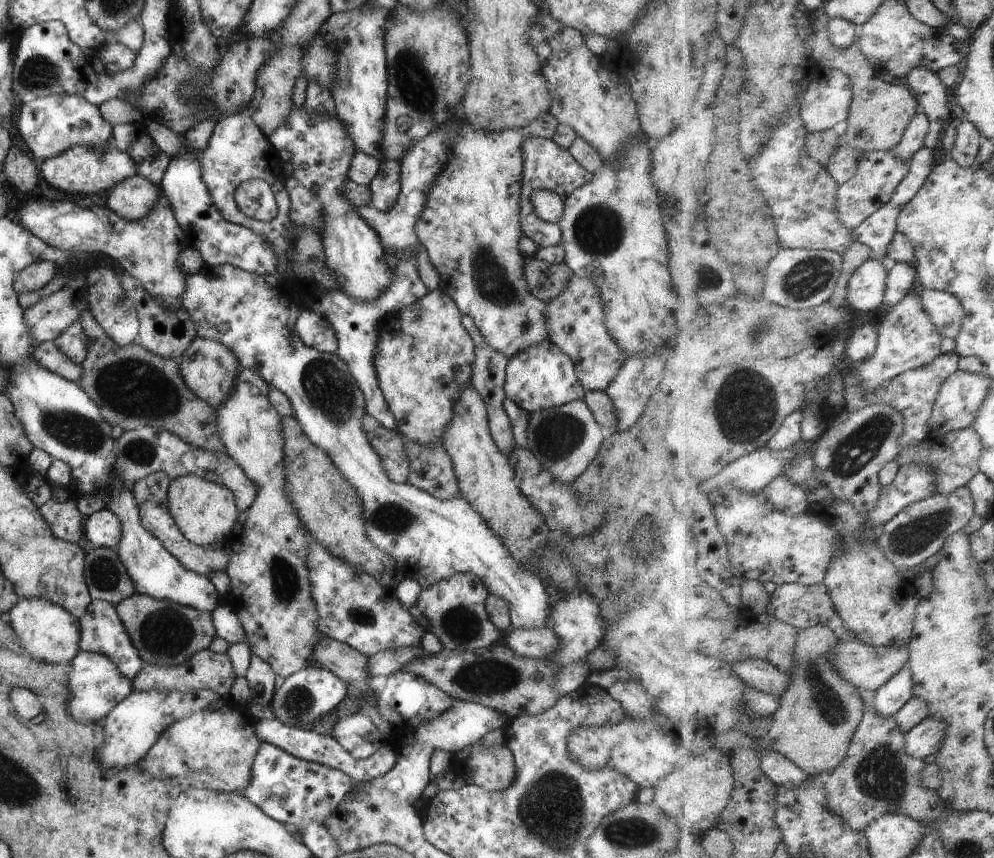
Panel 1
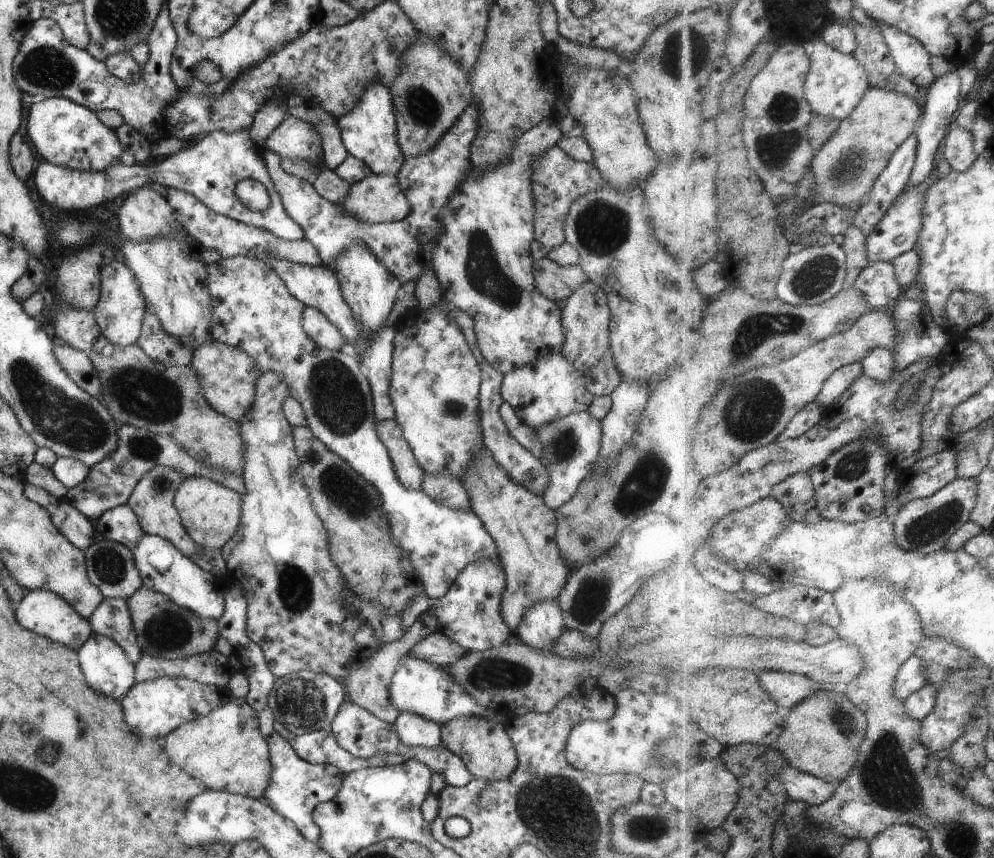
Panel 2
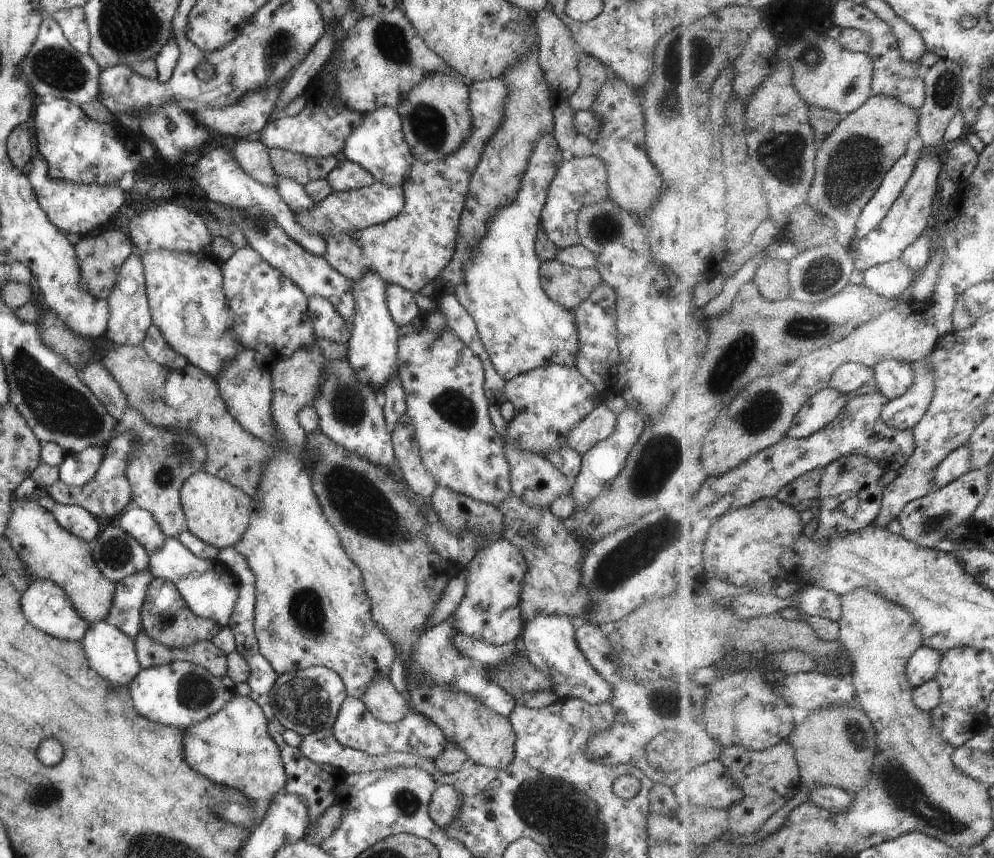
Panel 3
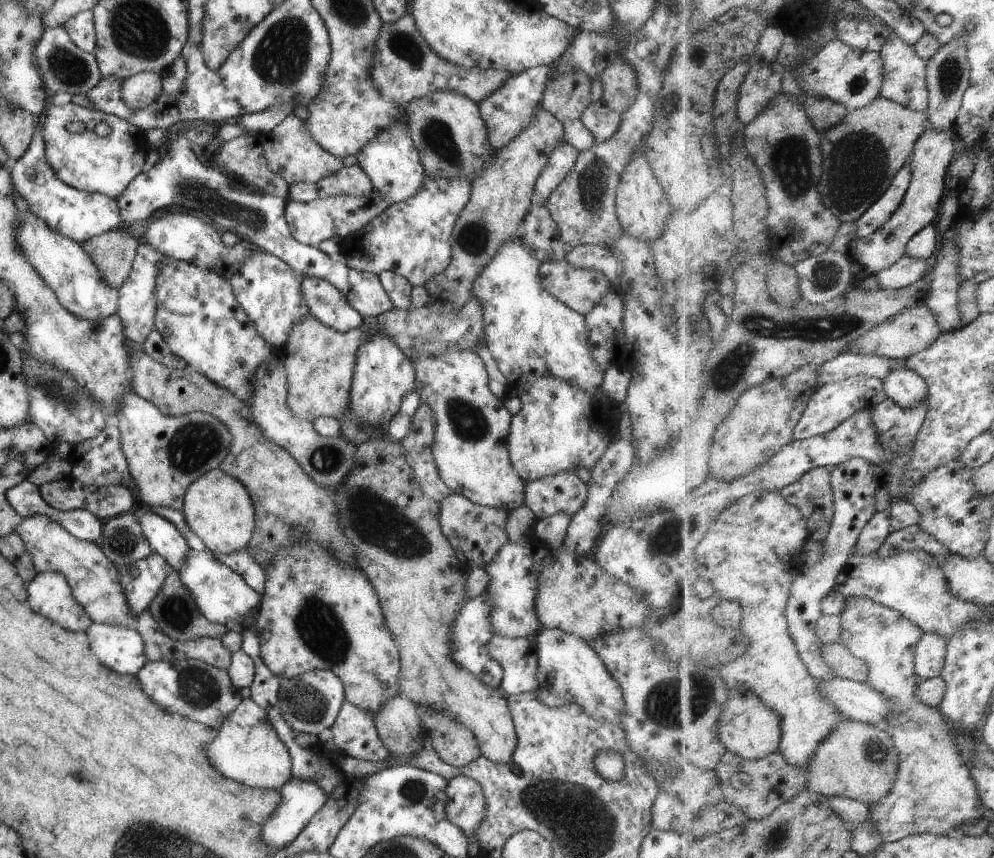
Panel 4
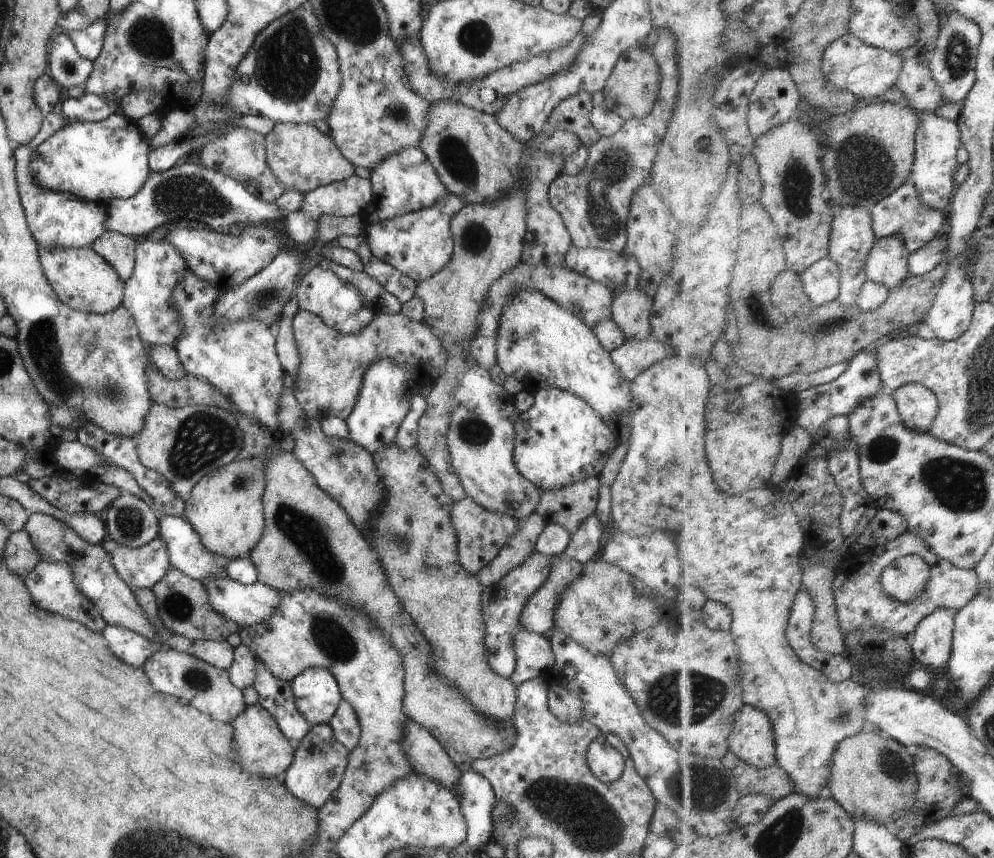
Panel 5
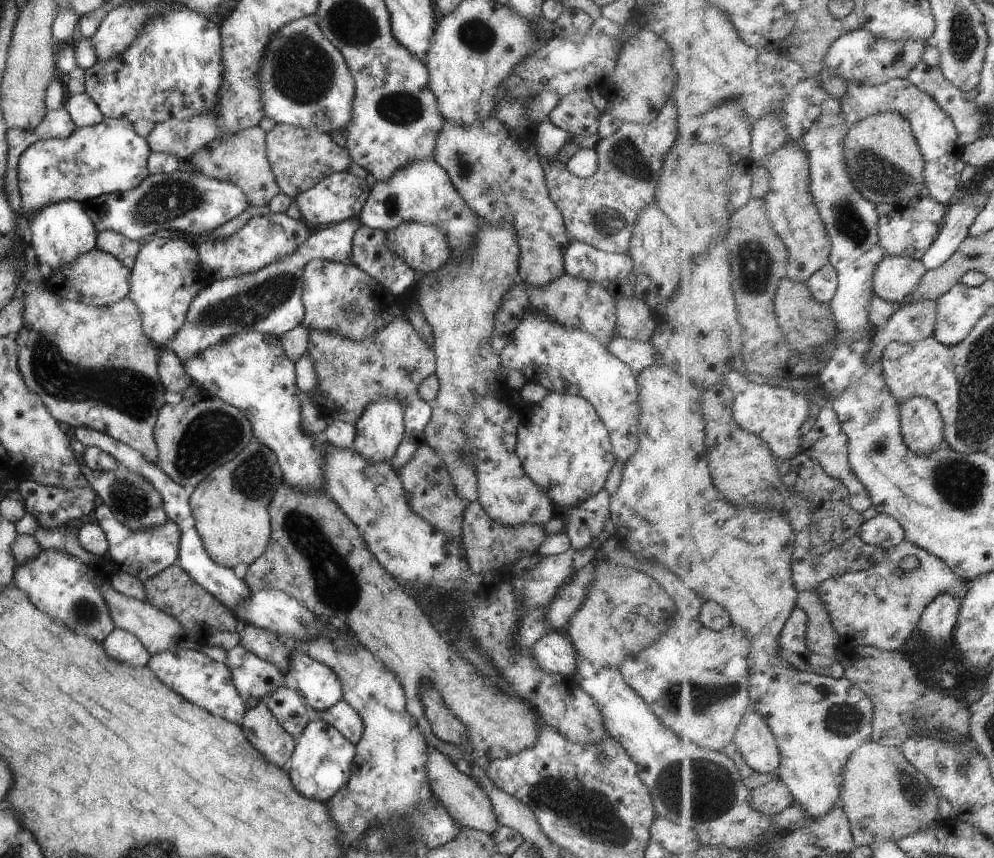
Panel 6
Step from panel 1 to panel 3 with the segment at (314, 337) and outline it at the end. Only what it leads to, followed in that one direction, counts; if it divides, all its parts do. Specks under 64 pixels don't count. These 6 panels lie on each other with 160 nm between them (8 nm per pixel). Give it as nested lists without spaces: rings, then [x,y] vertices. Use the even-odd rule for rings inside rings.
[[[309,295],[307,302],[306,313],[315,337],[338,343],[349,340],[351,318],[342,317],[325,297]]]

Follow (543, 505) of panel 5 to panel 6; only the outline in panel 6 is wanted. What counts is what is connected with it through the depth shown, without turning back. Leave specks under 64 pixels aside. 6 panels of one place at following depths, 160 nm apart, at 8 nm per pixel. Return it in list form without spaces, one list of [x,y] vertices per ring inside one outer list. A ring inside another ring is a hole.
[[[605,489],[589,496],[575,506],[554,505],[554,514],[565,523],[564,533],[575,550],[586,549],[595,539],[603,538],[605,520],[609,518],[609,497]]]

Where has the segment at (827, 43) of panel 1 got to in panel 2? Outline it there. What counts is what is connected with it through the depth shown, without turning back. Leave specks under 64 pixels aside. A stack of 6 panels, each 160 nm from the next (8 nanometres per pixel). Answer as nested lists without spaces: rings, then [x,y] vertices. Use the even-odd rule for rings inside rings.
[[[871,87],[866,96],[855,108],[850,117],[840,121],[838,132],[818,150],[814,151],[814,162],[811,170],[816,178],[816,193],[812,200],[815,204],[833,203],[846,209],[857,211],[865,203],[870,192],[874,189],[875,181],[890,165],[891,157],[902,147],[902,144],[915,133],[915,124],[922,118],[922,108],[908,96],[889,89]]]

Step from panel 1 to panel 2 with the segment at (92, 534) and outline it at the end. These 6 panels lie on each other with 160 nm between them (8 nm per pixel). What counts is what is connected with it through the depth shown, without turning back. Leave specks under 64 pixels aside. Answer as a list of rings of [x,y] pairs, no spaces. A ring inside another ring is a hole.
[[[117,505],[101,514],[95,524],[95,532],[104,539],[126,546],[130,551],[145,534],[139,526],[136,514],[125,505]]]

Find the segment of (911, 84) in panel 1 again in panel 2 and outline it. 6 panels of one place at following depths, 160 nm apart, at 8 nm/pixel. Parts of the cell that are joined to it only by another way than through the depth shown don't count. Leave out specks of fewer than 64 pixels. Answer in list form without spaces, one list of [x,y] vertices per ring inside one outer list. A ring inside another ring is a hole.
[[[877,20],[876,23],[890,48],[897,68],[918,87],[931,87],[936,81],[936,76],[932,71],[932,56],[923,43],[917,37],[889,23]]]

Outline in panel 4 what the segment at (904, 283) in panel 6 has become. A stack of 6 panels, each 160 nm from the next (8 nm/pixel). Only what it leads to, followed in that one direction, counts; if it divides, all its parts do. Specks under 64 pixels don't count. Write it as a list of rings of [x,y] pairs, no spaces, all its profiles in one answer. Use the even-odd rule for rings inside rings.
[[[929,127],[915,144],[914,154],[909,161],[909,166],[913,170],[912,180],[903,205],[899,206],[899,212],[891,218],[891,222],[883,226],[883,230],[857,240],[853,250],[849,253],[853,263],[863,266],[870,276],[879,274],[881,270],[891,268],[893,264],[897,264],[901,258],[905,257],[910,241],[923,228],[936,224],[943,198],[952,185],[948,170],[953,163],[953,156],[955,156],[955,148],[953,148],[951,132]]]

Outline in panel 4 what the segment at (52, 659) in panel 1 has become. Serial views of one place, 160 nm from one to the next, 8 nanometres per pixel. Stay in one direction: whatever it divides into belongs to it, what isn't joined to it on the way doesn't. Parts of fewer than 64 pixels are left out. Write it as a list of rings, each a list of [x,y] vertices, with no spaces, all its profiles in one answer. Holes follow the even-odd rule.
[[[59,572],[37,573],[27,584],[31,610],[71,632],[84,632],[91,624],[83,608],[75,602],[71,589]]]

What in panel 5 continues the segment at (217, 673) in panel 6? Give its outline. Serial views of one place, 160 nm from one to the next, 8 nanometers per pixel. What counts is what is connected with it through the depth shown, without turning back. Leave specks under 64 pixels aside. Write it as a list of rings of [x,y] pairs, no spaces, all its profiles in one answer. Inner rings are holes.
[[[155,647],[141,668],[157,692],[183,699],[217,722],[230,723],[243,710],[241,691],[229,682],[227,670],[221,670],[194,656],[169,647]]]

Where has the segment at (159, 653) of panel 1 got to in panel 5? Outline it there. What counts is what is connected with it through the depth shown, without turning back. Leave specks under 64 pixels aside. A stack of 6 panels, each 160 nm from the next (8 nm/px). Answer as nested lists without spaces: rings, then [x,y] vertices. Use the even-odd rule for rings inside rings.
[[[170,567],[167,572],[150,588],[156,598],[157,616],[162,626],[171,633],[187,639],[222,641],[239,626],[216,613],[208,603],[204,584],[200,580],[189,578],[180,570]]]

